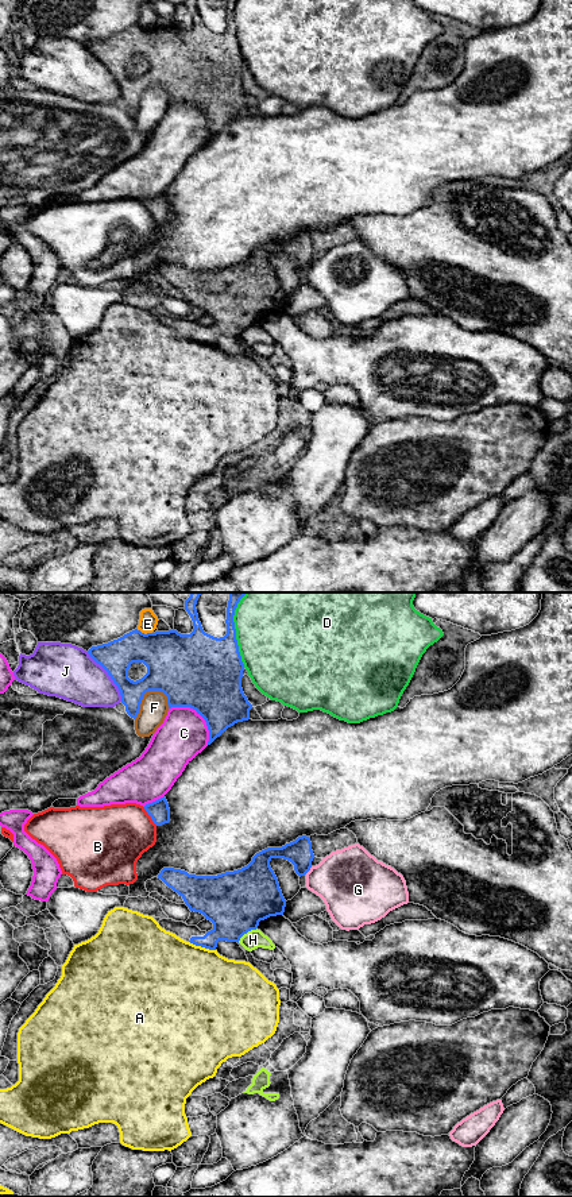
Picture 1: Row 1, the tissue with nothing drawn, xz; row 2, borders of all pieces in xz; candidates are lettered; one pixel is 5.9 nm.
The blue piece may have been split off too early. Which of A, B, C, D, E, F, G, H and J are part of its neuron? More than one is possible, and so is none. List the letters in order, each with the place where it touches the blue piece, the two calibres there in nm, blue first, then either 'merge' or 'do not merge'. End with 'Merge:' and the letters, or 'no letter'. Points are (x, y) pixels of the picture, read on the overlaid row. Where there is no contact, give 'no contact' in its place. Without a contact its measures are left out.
A: xz (203, 946) | 260/500 nm | do not merge
B: xz (150, 815) | 120/380 nm | do not merge
C: xz (198, 713) | 440/280 nm | do not merge
D: xz (235, 630) | 340/500 nm | do not merge
E: xz (143, 633) | 340/110 nm | do not merge
F: xz (143, 695) | 340/170 nm | do not merge
G: xz (308, 871) | 150/380 nm | do not merge
H: xz (246, 933) | 360/110 nm | do not merge
J: xz (109, 675) | 190/320 nm | do not merge
Merge: no letter

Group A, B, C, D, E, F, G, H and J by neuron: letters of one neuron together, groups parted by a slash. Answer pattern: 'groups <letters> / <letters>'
groups A / B / C / D / E / F / G / H / J

